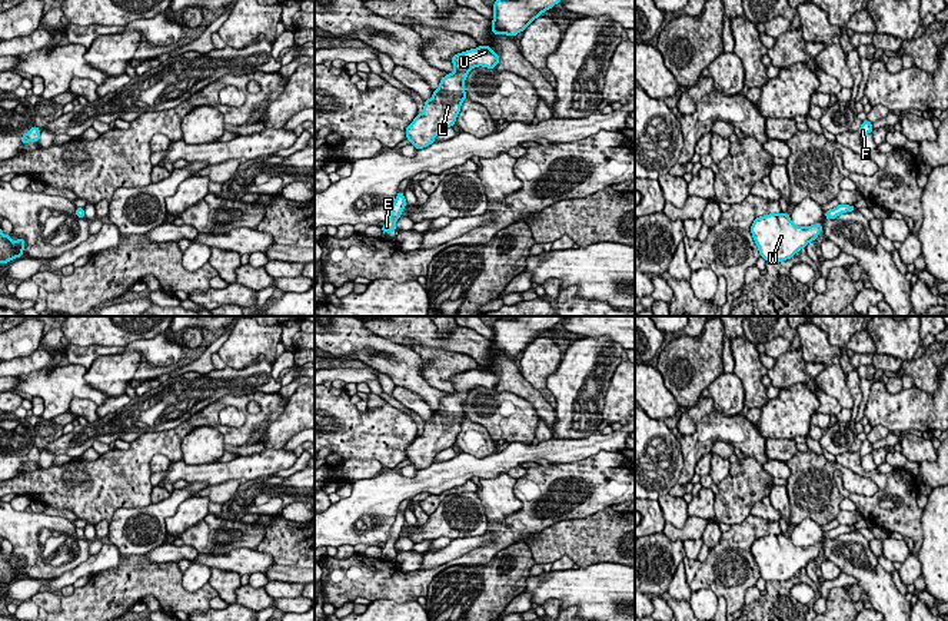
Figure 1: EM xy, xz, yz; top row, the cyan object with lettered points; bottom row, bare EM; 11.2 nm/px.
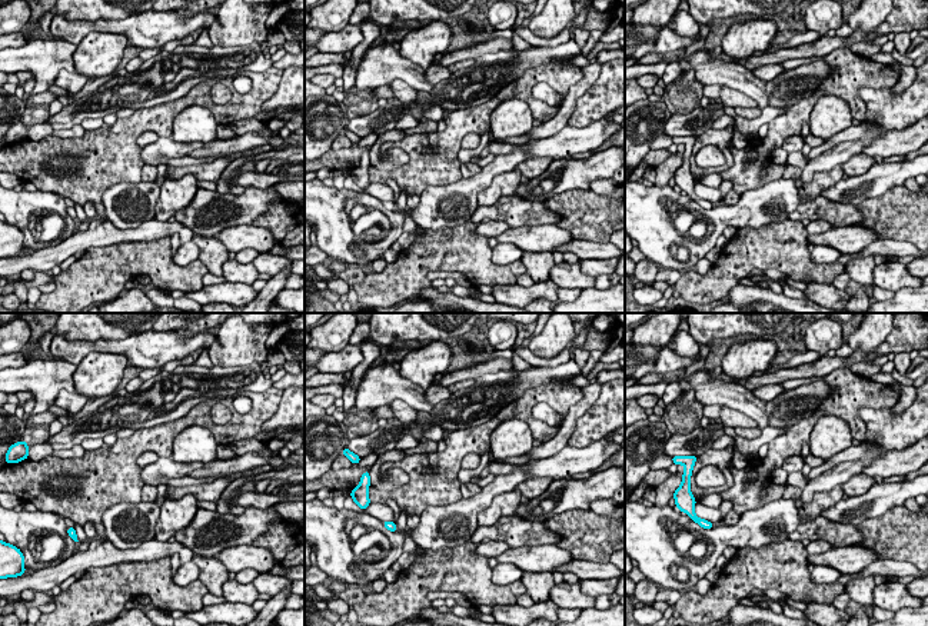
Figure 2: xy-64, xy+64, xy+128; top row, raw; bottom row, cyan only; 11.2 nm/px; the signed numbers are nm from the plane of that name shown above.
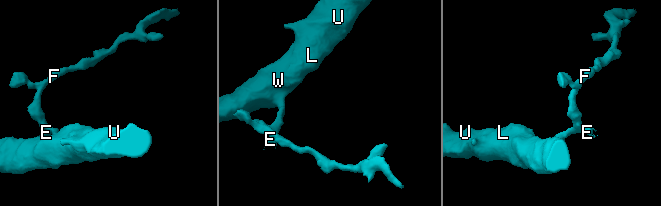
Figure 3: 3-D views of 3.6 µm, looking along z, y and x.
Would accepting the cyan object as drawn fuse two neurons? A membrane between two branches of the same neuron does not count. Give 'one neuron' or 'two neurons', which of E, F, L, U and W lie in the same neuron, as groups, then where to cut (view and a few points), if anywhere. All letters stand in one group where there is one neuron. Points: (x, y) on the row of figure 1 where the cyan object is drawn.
one neuron; E F L U W; no cut

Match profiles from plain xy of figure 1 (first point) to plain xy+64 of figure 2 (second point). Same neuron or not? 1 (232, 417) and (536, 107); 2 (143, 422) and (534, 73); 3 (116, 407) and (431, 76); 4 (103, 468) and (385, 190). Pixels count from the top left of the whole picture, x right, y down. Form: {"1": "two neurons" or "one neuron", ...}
{"1": "two neurons", "2": "two neurons", "3": "one neuron", "4": "two neurons"}

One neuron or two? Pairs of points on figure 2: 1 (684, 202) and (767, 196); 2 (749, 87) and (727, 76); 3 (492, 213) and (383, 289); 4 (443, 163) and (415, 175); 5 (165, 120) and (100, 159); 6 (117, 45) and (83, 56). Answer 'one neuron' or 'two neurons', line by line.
1: one neuron
2: one neuron
3: two neurons
4: one neuron
5: one neuron
6: one neuron

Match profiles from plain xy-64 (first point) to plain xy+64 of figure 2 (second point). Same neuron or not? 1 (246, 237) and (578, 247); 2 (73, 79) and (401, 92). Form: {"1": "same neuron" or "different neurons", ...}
{"1": "different neurons", "2": "same neuron"}

